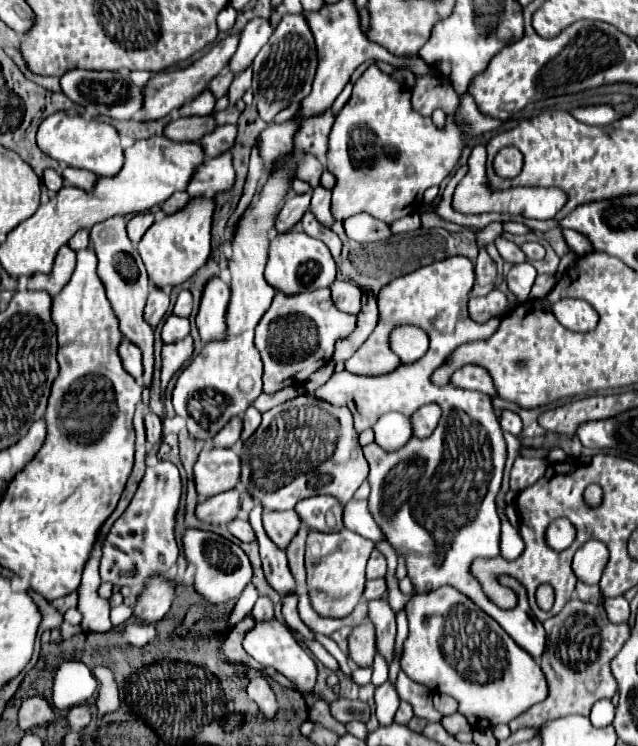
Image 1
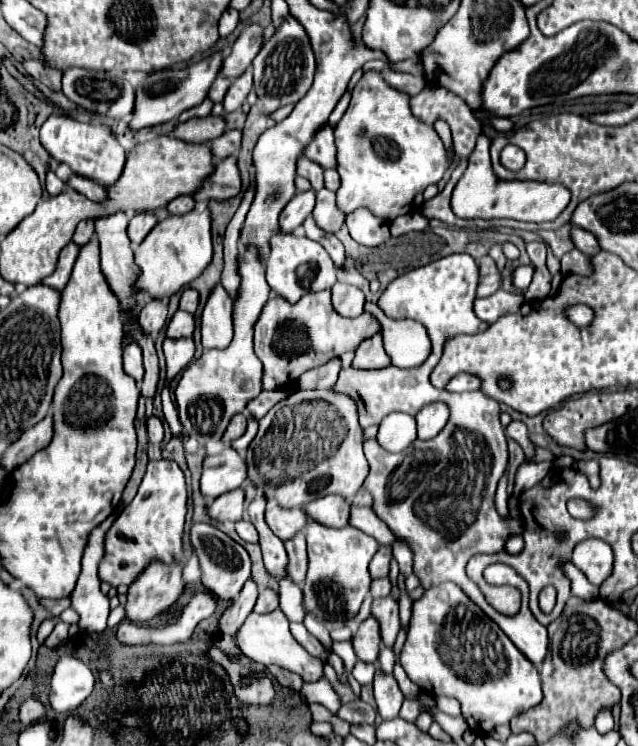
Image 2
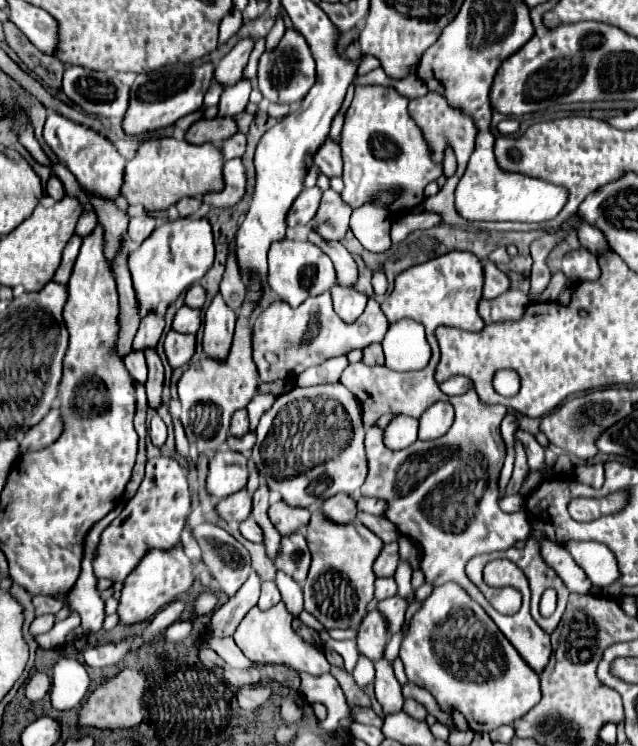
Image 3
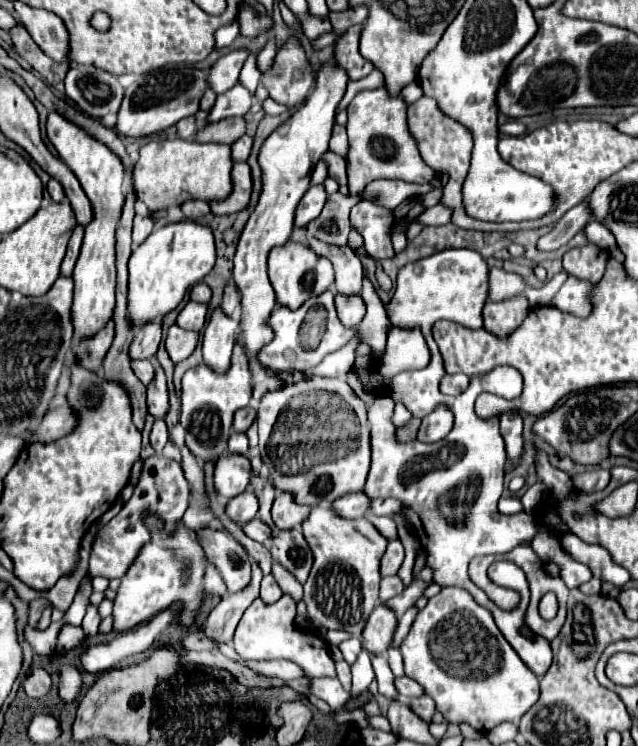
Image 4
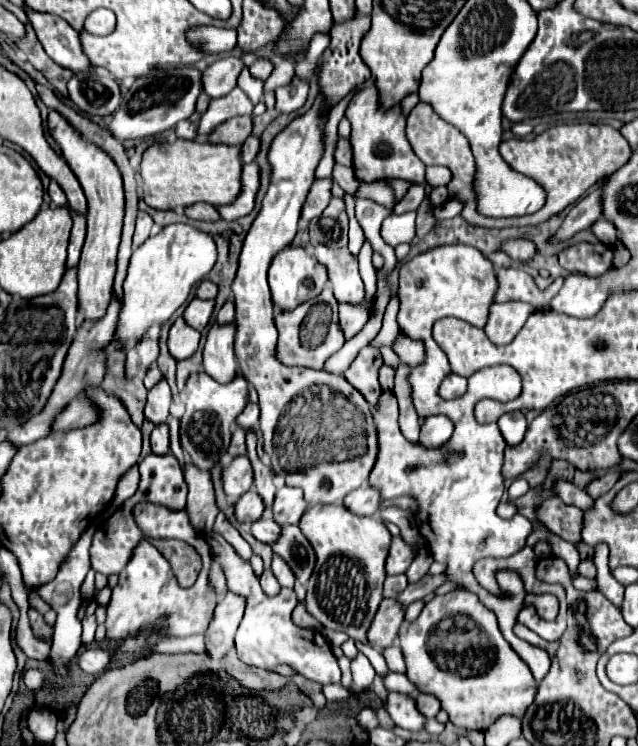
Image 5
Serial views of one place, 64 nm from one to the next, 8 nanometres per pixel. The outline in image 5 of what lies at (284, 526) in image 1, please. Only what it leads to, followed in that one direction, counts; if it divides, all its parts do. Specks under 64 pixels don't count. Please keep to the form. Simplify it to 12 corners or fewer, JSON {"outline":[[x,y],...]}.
{"outline":[[282,486],[272,512],[280,526],[298,524],[308,504],[300,488]]}

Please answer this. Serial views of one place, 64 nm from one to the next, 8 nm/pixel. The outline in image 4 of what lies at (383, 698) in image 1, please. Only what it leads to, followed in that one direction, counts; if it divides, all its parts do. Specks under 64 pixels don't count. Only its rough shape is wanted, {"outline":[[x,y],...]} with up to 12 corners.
{"outline":[[372,656],[378,692],[390,702],[398,690],[386,656]]}

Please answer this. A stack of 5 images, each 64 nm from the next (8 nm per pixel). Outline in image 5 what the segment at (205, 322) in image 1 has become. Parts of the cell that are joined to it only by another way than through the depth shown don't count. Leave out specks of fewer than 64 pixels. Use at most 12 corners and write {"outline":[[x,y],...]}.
{"outline":[[234,322],[212,324],[204,370],[220,384],[236,376]]}

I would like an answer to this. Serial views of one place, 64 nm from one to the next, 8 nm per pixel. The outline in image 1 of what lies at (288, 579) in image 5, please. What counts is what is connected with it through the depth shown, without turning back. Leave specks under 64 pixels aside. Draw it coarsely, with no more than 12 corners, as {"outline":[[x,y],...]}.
{"outline":[[298,596],[282,602],[282,614],[302,638],[314,640],[314,632],[300,620]]}

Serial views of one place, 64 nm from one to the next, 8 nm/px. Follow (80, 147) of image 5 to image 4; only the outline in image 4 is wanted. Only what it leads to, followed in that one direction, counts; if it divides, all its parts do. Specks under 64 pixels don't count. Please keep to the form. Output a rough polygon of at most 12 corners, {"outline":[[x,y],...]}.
{"outline":[[58,112],[46,136],[94,208],[72,274],[74,340],[114,316],[122,160]]}

